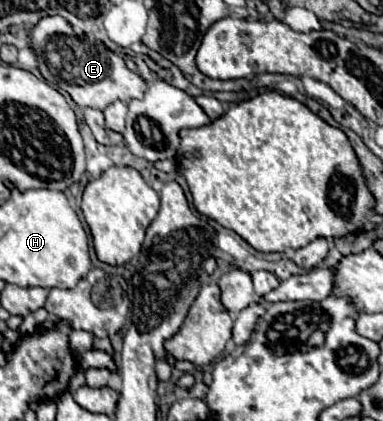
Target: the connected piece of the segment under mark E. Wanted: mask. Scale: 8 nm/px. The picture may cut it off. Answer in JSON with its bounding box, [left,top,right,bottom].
[29,16,145,110]

